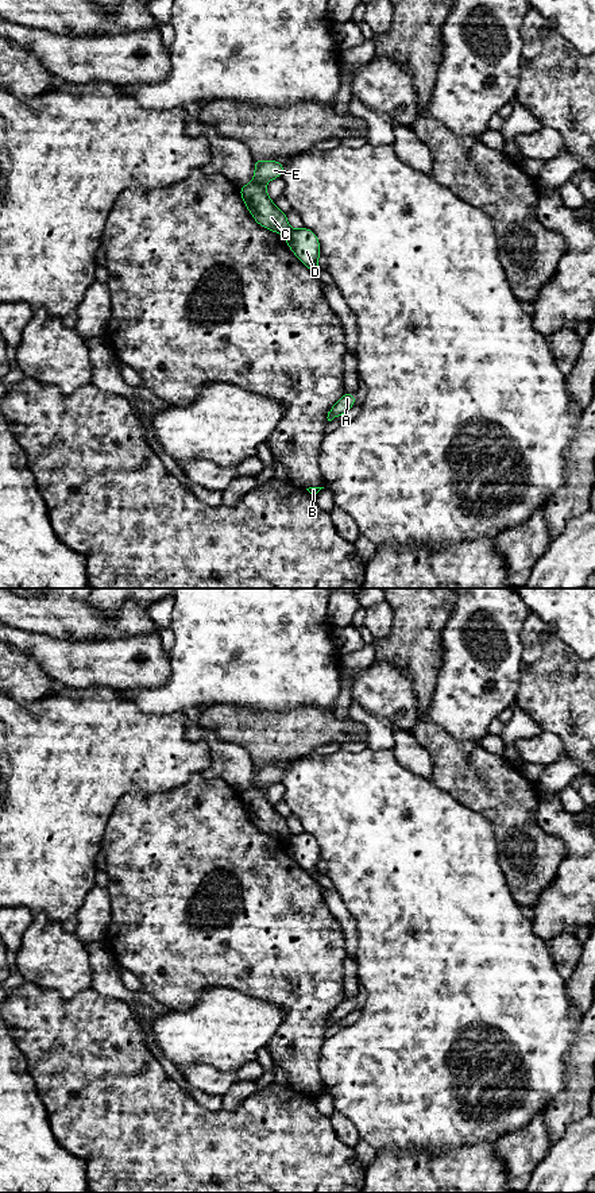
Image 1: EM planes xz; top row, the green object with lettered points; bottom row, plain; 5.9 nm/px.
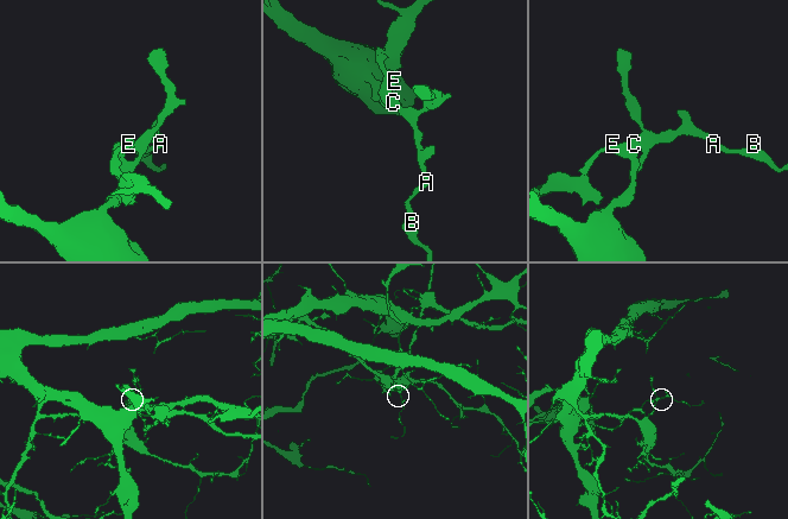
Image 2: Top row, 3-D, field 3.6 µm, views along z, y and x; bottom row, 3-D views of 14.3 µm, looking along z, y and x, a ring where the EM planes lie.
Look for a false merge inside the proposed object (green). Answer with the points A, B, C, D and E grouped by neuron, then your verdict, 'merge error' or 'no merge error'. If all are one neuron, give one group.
groups A B D / C E; merge error

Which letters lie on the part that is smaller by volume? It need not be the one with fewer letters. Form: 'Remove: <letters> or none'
Remove: C, E

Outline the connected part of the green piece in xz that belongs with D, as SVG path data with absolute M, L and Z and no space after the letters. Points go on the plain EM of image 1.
M309 833L290 834L283 839L294 860L316 880L318 861L321 860L320 846Z

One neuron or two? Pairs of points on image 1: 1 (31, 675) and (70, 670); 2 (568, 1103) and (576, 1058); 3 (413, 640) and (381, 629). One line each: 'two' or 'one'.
1: two
2: one
3: two

